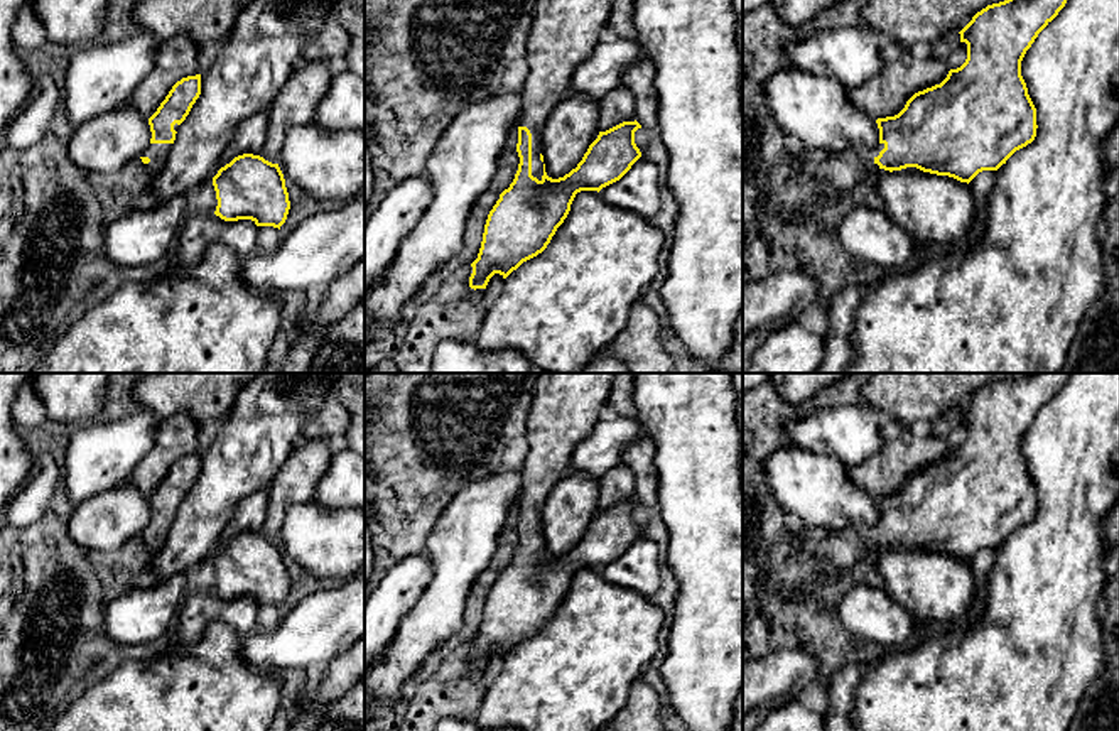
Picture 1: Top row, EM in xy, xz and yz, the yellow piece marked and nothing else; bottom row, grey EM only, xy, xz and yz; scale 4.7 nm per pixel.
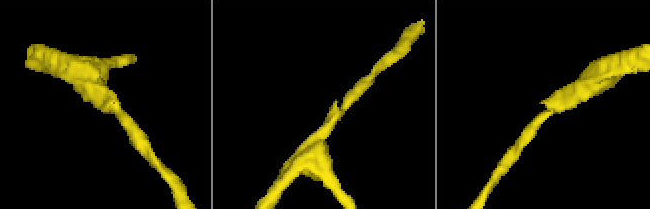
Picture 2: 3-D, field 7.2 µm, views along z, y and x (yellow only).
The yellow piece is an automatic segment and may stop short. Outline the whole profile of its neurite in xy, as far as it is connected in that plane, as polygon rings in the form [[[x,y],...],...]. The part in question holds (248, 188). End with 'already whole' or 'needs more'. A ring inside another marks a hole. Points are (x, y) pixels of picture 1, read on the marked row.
[[[253,154],[238,155],[218,171],[213,186],[218,199],[214,214],[224,221],[251,219],[257,226],[280,230],[287,219],[290,201],[278,164]]] | already whole

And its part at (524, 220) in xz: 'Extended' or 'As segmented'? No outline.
Extended

